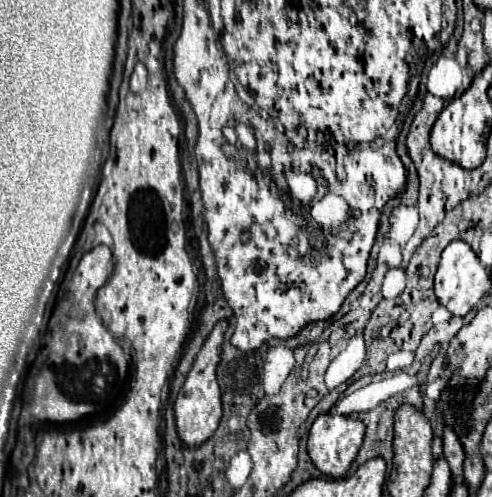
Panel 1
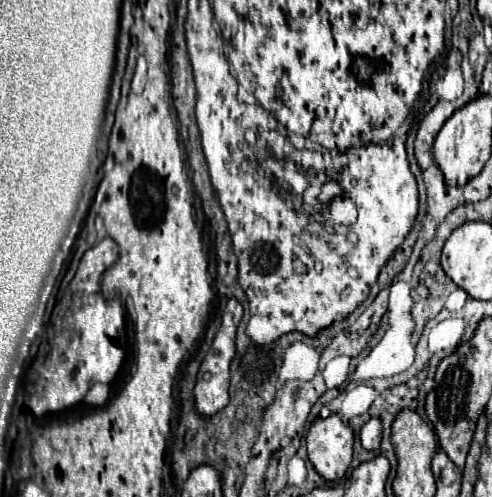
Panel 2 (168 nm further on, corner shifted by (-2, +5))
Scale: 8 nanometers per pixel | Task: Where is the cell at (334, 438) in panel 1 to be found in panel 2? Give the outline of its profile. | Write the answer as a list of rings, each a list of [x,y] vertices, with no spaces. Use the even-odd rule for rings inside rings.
[[[338,415],[316,419],[306,437],[308,459],[326,481],[338,481],[346,475],[354,451],[354,429]]]

